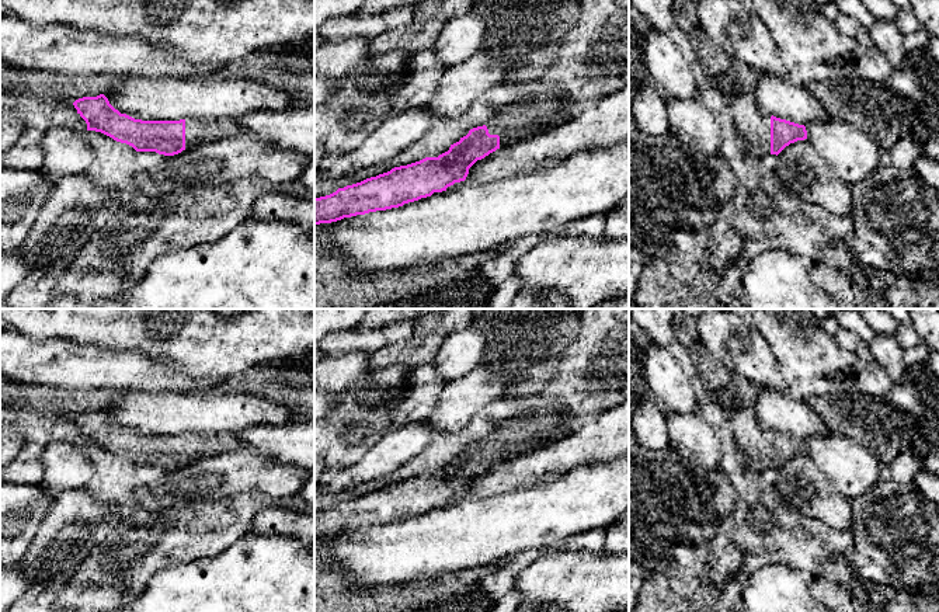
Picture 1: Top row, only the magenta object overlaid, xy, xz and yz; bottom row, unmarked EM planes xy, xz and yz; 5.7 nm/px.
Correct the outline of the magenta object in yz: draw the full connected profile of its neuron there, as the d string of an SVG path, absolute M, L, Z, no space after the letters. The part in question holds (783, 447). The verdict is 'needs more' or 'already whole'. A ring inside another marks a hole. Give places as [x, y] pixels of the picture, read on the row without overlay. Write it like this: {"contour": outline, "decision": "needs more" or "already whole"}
{"contour": "M754 407L737 410L731 415L731 428L745 463L759 473L778 470L790 458L807 453L804 439L764 427L757 420Z", "decision": "needs more"}

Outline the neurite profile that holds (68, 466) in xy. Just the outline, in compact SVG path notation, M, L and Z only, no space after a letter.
M51 442L42 448L39 459L45 473L38 486L53 497L67 490L86 487L95 472L88 458L88 445Z

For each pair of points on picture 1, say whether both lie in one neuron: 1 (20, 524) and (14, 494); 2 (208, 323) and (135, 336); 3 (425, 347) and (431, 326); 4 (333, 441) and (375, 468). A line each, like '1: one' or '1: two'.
1: one
2: one
3: two
4: two

